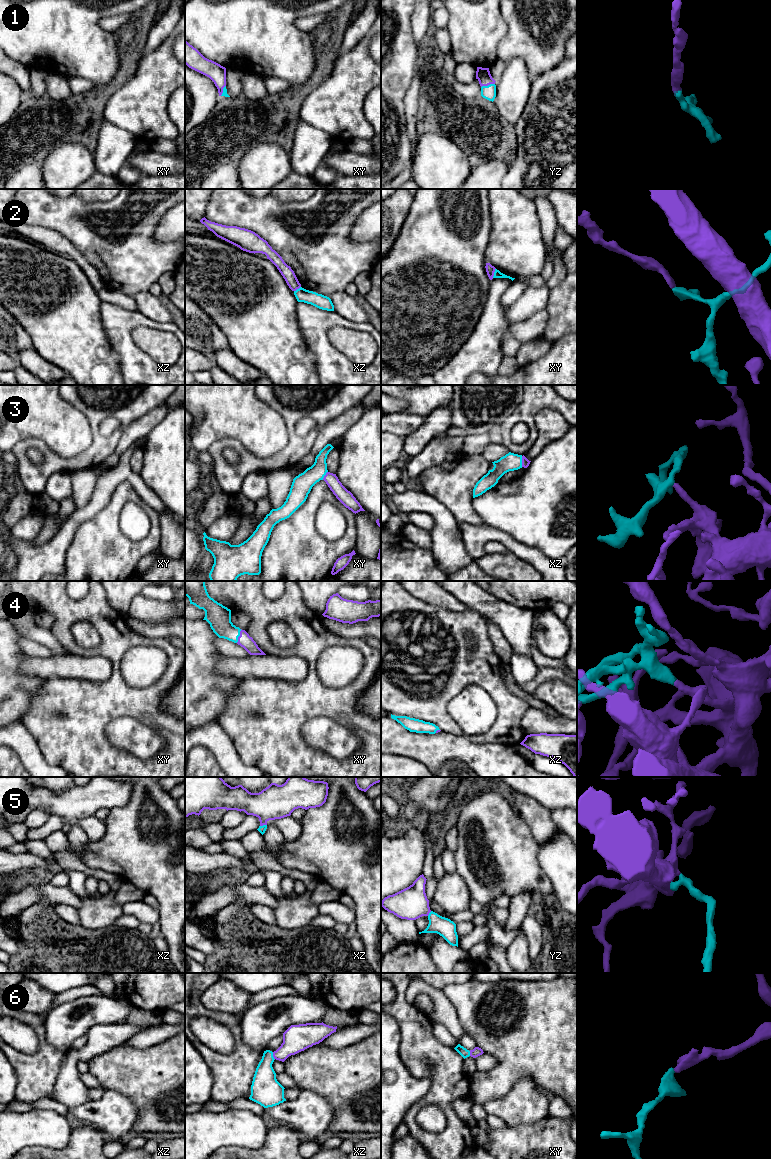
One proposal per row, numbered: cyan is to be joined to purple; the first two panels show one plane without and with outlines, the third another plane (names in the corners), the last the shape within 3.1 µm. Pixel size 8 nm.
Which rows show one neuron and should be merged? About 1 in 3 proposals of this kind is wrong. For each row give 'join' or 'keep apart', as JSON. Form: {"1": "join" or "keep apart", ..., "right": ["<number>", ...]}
{"1": "join", "2": "keep apart", "3": "join", "4": "join", "5": "join", "6": "join", "right": ["1", "3", "4", "5", "6"]}

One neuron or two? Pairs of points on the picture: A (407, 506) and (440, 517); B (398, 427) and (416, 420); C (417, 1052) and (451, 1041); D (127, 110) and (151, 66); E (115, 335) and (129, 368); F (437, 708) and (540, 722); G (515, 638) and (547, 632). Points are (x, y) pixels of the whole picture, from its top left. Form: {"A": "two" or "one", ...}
{"A": "one", "B": "one", "C": "two", "D": "one", "E": "one", "F": "two", "G": "two"}

